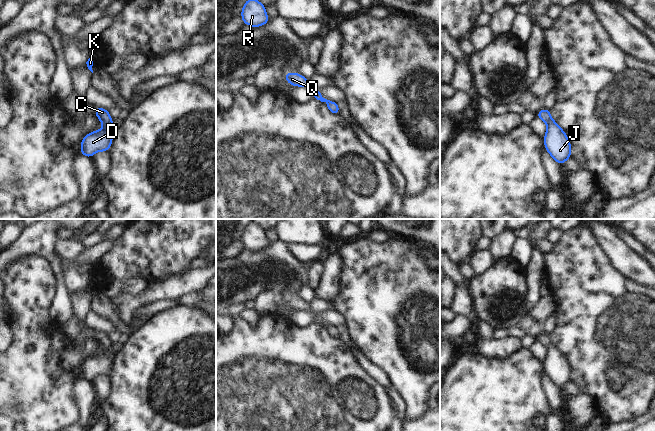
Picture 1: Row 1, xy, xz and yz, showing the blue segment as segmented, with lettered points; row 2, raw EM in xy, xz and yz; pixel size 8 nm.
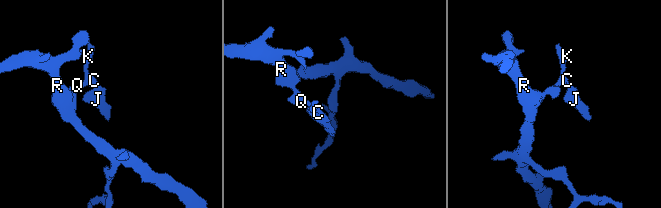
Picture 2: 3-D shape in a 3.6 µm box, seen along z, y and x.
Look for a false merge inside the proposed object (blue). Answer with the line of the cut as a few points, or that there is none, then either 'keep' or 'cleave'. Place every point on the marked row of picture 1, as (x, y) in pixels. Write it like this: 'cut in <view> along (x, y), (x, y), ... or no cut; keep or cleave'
no cut; keep

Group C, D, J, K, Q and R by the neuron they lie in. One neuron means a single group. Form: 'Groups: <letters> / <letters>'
Groups: C D J K Q R.

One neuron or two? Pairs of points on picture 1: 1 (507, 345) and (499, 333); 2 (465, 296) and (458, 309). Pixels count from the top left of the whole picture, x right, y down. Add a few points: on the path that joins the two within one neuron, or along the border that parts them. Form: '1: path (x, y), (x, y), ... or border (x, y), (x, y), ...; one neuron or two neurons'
1: border (509, 335), (503, 338), (493, 338); two neurons
2: path (463, 299), (461, 306); one neuron

